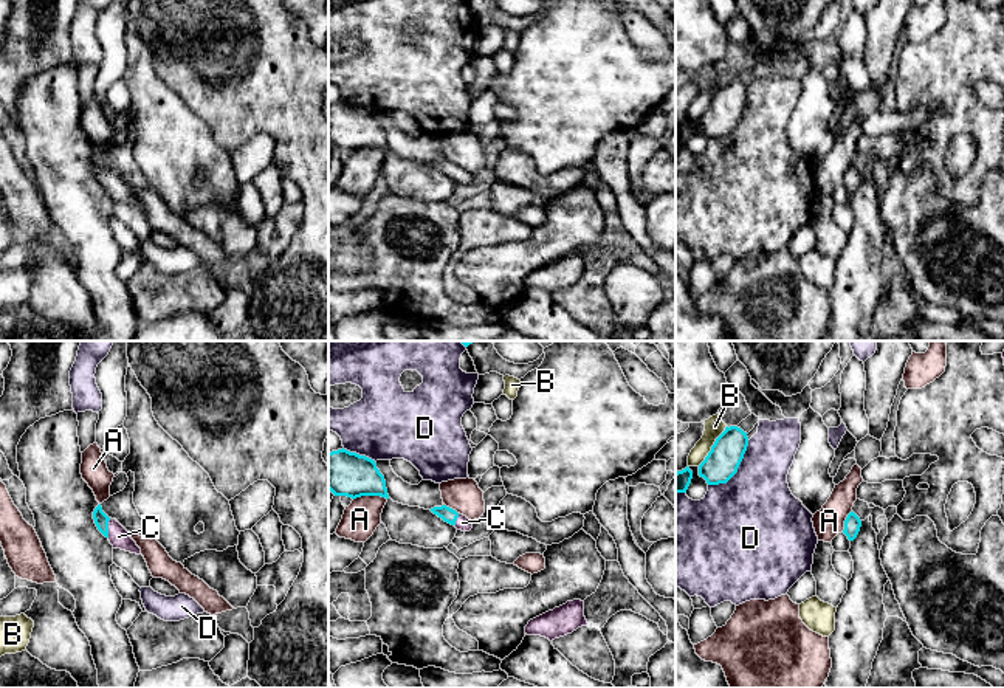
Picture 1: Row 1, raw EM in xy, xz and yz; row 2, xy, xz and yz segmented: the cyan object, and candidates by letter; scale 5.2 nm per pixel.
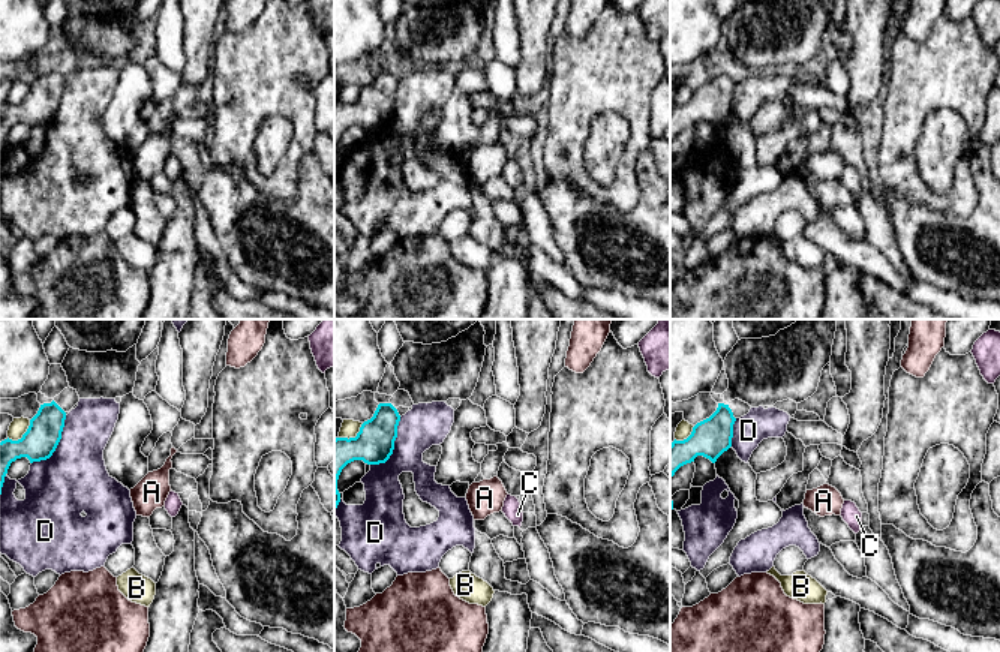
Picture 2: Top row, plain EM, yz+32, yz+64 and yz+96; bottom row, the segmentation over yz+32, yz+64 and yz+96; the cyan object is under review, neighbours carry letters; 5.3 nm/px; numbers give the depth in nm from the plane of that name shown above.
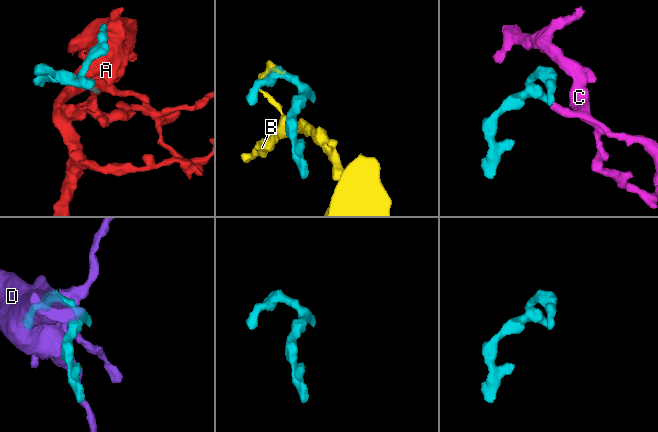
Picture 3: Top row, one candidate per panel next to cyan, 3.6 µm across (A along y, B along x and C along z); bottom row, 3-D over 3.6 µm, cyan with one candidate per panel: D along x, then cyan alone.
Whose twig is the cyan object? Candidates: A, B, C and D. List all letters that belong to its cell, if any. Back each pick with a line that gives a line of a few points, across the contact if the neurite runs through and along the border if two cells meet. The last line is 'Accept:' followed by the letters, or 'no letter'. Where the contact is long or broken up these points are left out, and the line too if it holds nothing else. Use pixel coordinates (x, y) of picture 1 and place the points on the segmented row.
C: Line: xy (101, 519), (107, 527), (118, 536)
Accept: C

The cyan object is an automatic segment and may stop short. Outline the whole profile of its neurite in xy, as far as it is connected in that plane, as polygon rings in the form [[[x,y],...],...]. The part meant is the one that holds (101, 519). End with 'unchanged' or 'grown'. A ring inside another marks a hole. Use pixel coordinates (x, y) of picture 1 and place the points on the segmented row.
[[[101,504],[95,508],[93,519],[98,530],[110,541],[113,549],[141,555],[141,549],[130,538],[129,531],[116,519],[108,518],[102,511]]] | grown

